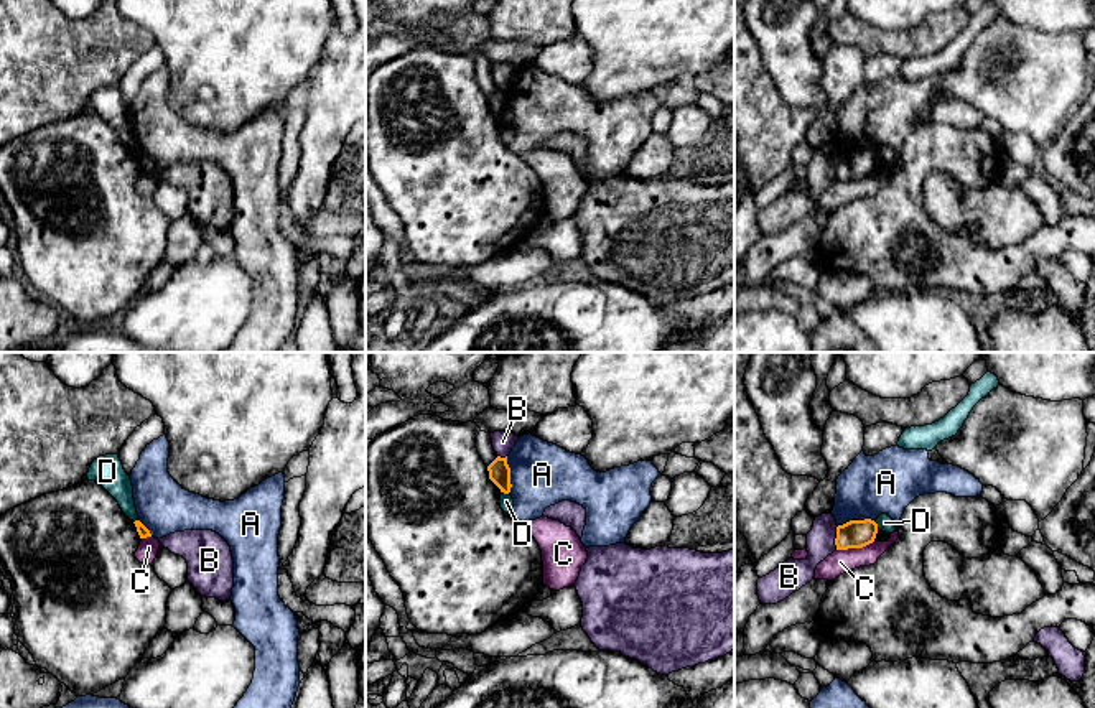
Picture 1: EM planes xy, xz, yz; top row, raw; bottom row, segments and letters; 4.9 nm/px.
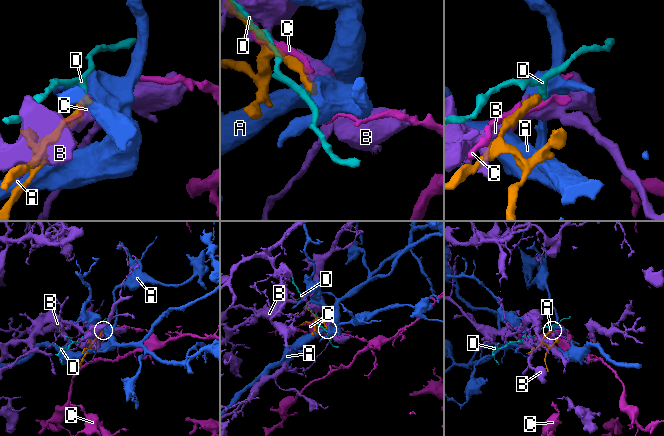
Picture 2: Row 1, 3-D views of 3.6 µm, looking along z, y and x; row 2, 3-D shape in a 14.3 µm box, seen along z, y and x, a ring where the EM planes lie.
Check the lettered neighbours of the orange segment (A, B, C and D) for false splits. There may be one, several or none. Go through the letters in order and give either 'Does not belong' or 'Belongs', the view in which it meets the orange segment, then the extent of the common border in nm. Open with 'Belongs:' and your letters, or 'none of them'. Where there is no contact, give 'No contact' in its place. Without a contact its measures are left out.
Belongs: none of them
A: Does not belong. Touches orange in xz. Shared border 180 nm
B: Does not belong. Touches orange in yz. Shared border 120 nm
C: Does not belong. Touches orange in yz. Shared border 190 nm
D: Does not belong. Touches orange in xy. Shared border 40 nm

